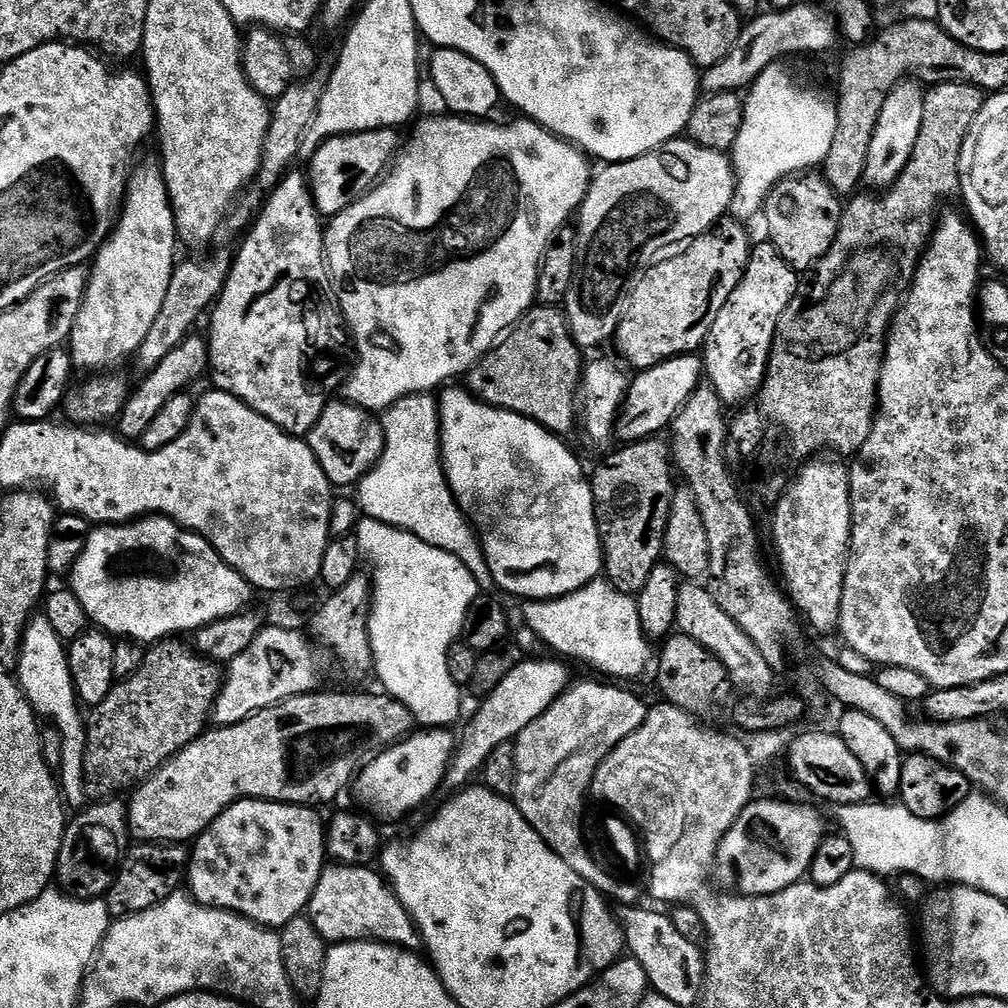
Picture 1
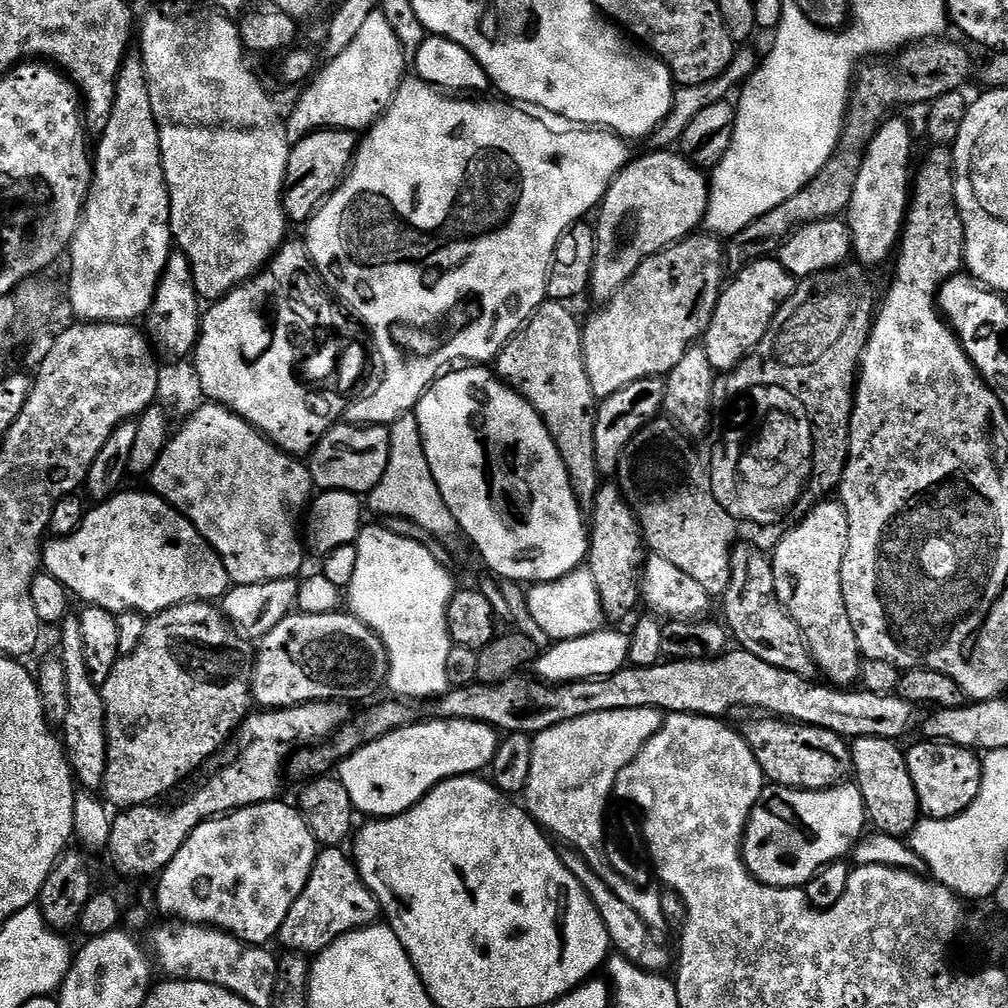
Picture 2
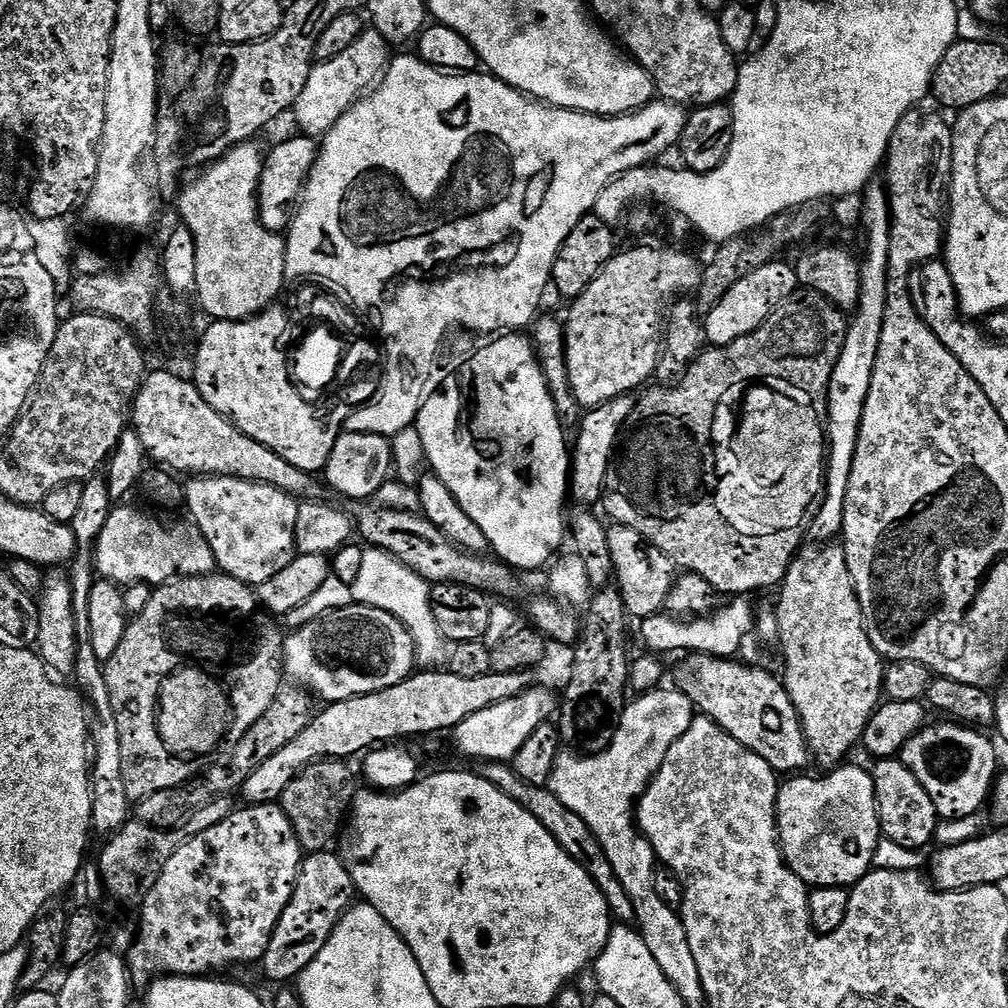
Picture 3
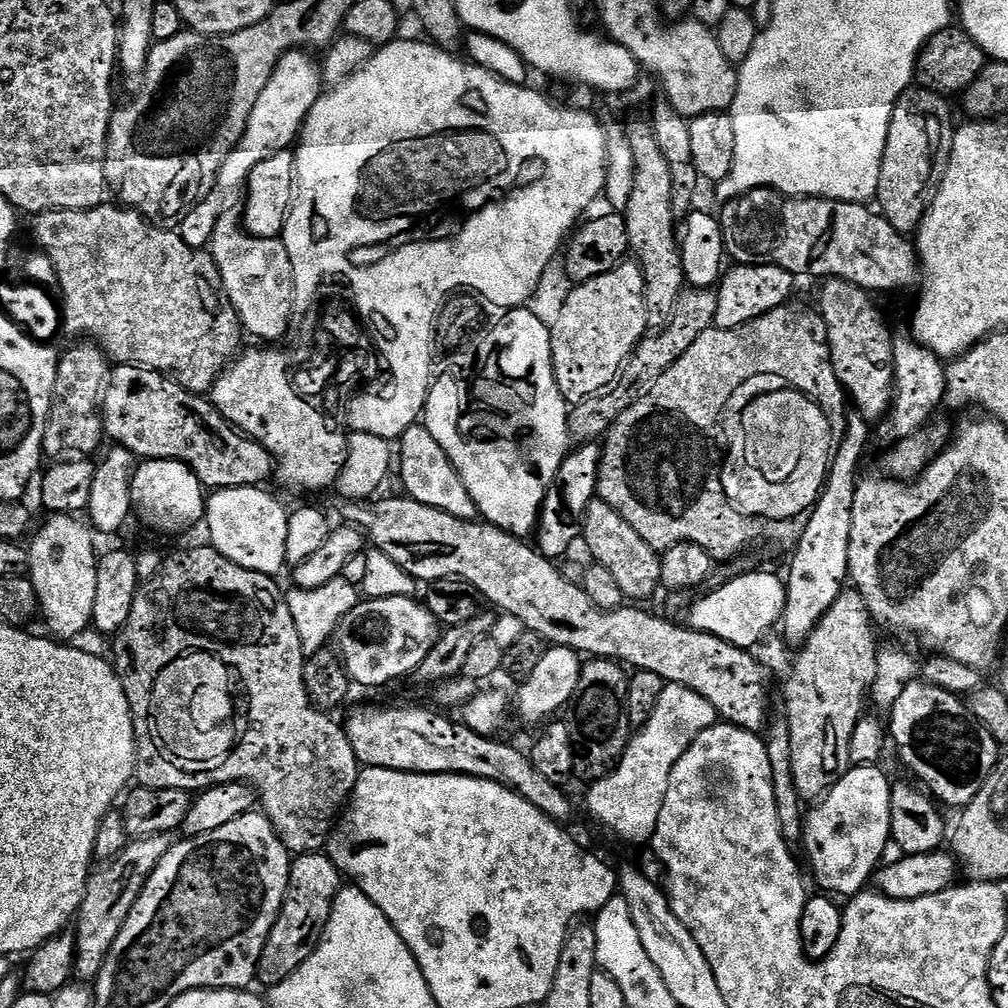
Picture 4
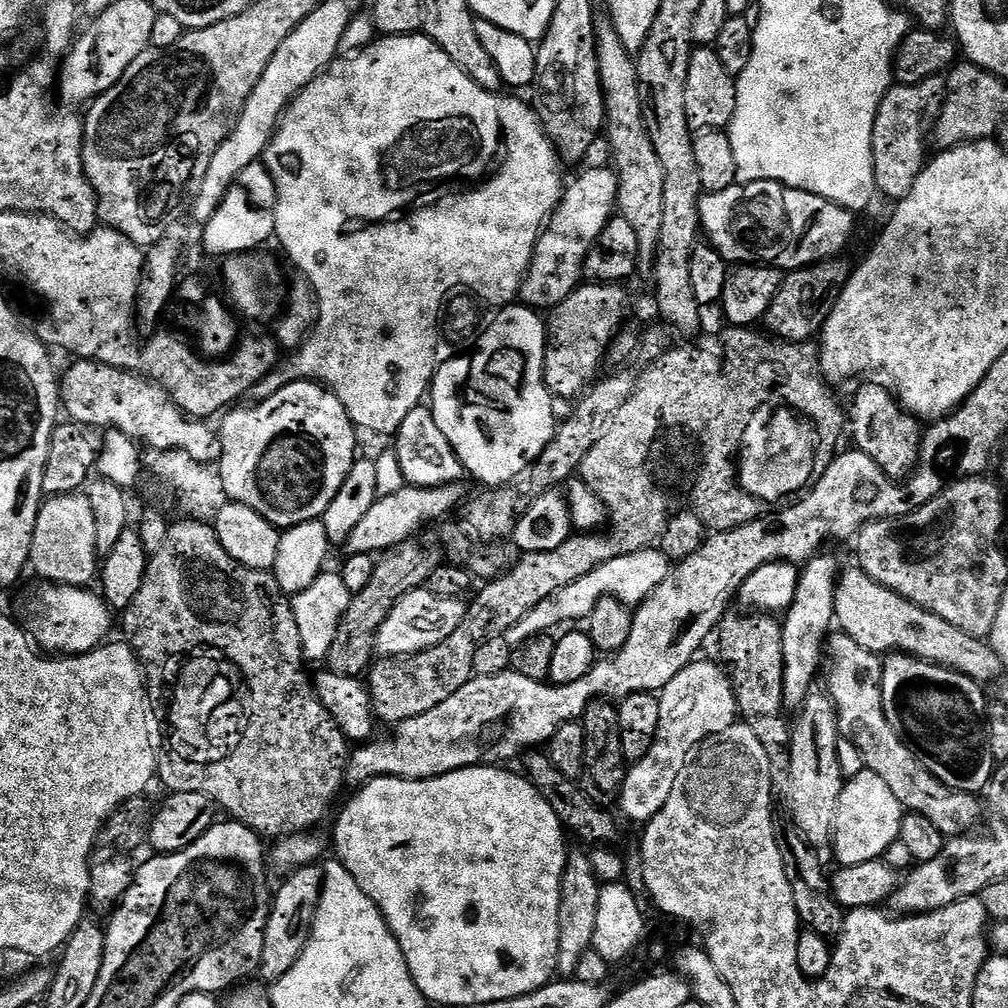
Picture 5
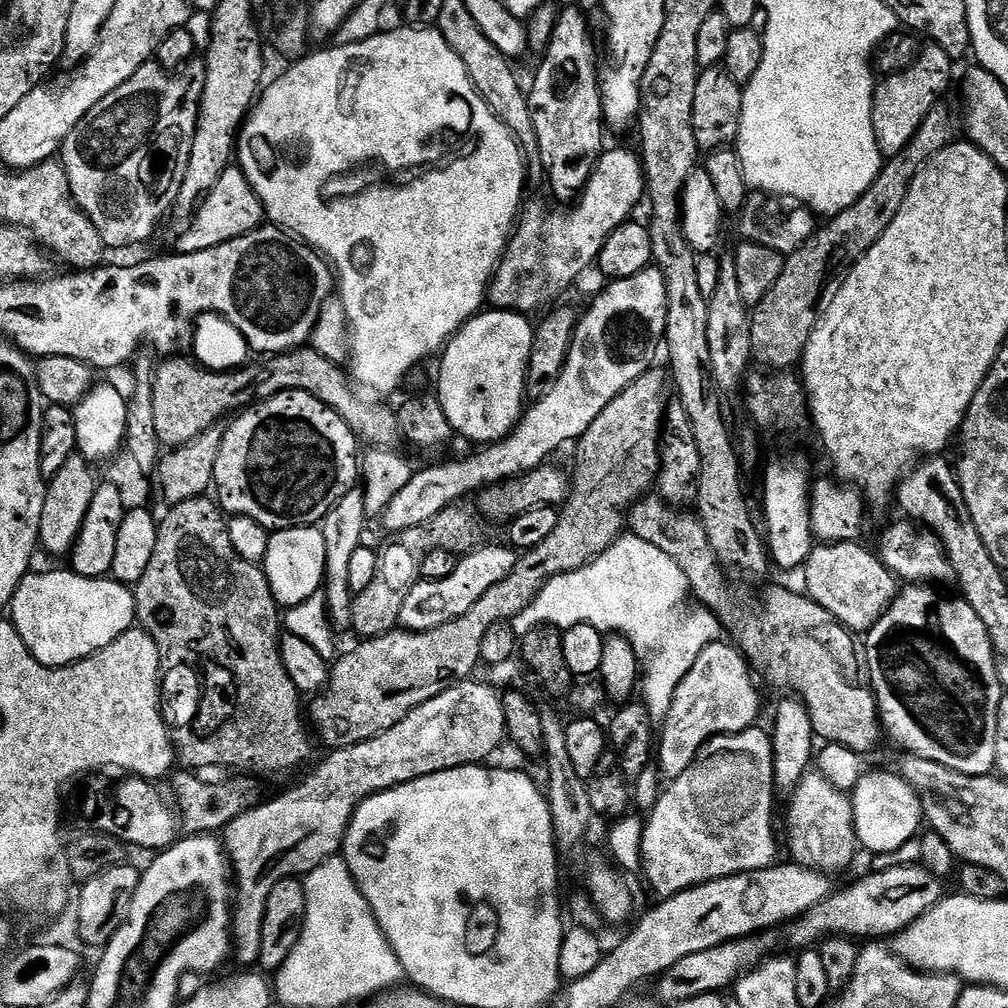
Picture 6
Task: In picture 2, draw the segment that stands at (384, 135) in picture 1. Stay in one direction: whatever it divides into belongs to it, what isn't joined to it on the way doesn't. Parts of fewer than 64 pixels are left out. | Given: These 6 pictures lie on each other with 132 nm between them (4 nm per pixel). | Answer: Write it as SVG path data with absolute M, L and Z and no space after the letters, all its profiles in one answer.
M321 130L311 132L297 144L286 166L284 179L284 213L293 225L303 225L312 219L317 208L340 187L352 167L352 158L358 147L358 136L352 130Z

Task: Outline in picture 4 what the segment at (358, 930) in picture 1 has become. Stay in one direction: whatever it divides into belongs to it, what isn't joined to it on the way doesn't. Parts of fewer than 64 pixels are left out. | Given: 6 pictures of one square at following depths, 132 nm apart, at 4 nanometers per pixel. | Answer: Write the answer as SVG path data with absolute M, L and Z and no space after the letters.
M311 852L293 859L284 905L280 907L280 913L270 930L268 941L262 950L262 958L256 967L256 980L264 983L265 989L290 978L290 974L294 974L294 970L298 970L298 966L302 966L302 962L306 962L306 958L314 954L330 918L334 898L340 893L341 887L342 874L324 852Z

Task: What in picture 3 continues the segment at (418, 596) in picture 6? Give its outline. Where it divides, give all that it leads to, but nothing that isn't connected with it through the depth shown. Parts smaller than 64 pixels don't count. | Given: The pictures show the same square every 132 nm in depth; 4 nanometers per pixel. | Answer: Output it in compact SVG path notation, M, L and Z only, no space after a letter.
M352 603L344 608L335 608L314 618L308 625L295 629L291 635L284 642L284 671L296 679L293 681L297 685L307 686L319 699L321 696L324 702L374 694L378 690L398 686L398 682L412 675L418 664L416 643L403 622L394 618L394 614L374 606Z

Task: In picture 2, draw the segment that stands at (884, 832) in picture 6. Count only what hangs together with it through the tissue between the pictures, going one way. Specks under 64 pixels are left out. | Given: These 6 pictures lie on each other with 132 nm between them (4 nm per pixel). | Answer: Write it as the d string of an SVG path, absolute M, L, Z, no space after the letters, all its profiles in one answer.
M845 782L821 792L805 792L802 788L766 786L754 806L744 831L742 855L748 872L758 882L775 888L804 888L821 868L840 862L856 847L857 840L865 835L866 813L862 794L855 783Z

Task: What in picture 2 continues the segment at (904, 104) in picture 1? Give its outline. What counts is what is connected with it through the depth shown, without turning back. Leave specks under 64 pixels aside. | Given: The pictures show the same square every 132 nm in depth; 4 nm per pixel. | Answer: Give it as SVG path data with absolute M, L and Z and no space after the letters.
M885 119L864 151L862 170L858 170L858 182L854 185L854 198L846 213L855 259L868 270L887 260L889 263L897 251L910 203L910 173L914 168L912 132L906 121L892 119Z

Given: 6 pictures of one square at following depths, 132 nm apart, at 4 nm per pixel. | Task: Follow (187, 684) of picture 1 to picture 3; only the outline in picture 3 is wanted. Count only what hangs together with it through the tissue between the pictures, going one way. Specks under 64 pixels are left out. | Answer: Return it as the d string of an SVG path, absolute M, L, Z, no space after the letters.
M223 574L182 576L169 580L167 584L159 585L153 591L143 612L131 617L126 634L122 634L122 643L118 645L118 650L114 650L112 657L104 664L106 687L110 689L110 706L114 706L114 722L118 722L118 743L122 745L122 783L126 786L129 800L138 802L150 794L158 794L158 790L182 786L194 775L194 769L188 765L191 763L167 748L159 734L157 716L159 692L164 680L189 662L211 670L221 681L226 682L231 715L234 717L227 729L226 740L229 745L237 744L244 737L244 733L252 729L254 722L258 722L258 718L262 718L262 714L270 710L282 687L280 679L285 679L286 676L286 636L285 633L280 633L280 628L275 623L279 624L262 607L253 585L244 584L238 578Z

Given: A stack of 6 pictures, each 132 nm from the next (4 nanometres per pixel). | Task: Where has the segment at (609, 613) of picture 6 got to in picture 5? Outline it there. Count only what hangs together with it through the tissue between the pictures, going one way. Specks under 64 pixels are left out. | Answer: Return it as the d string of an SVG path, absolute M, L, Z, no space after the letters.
M656 546L629 556L614 558L610 562L598 566L598 570L590 570L590 574L586 574L586 578L578 578L578 582L566 586L551 600L543 600L534 610L530 610L530 614L526 614L526 618L522 618L510 630L504 632L506 642L510 642L512 649L517 648L519 644L526 642L526 638L539 636L552 630L559 620L583 621L604 596L613 596L629 606L639 606L662 582L662 578L668 576L669 571L668 557Z

